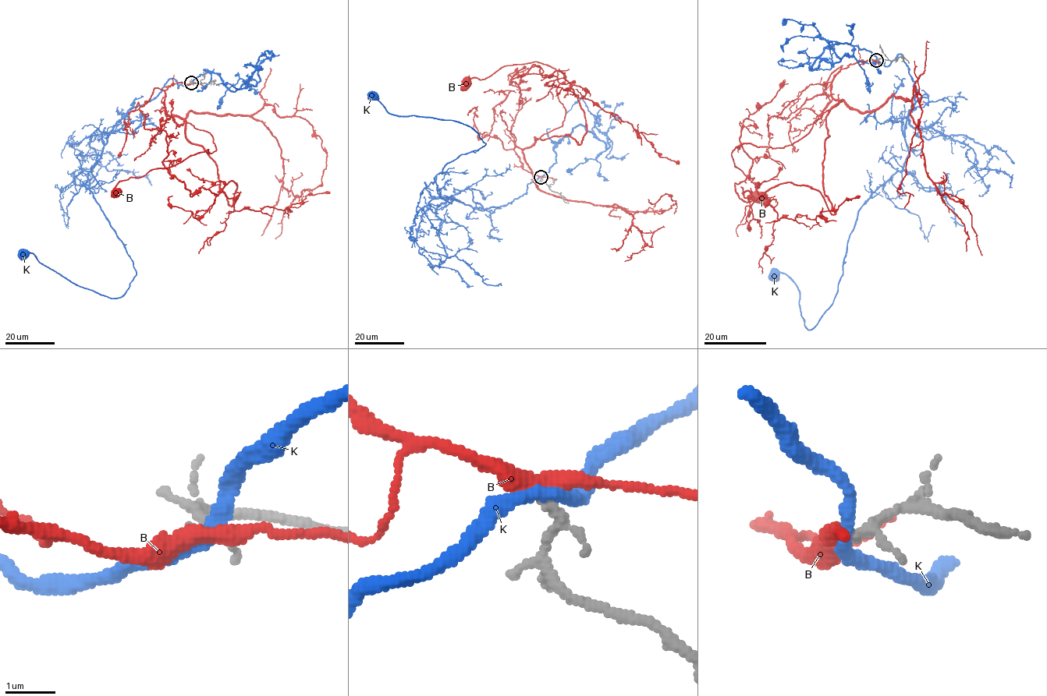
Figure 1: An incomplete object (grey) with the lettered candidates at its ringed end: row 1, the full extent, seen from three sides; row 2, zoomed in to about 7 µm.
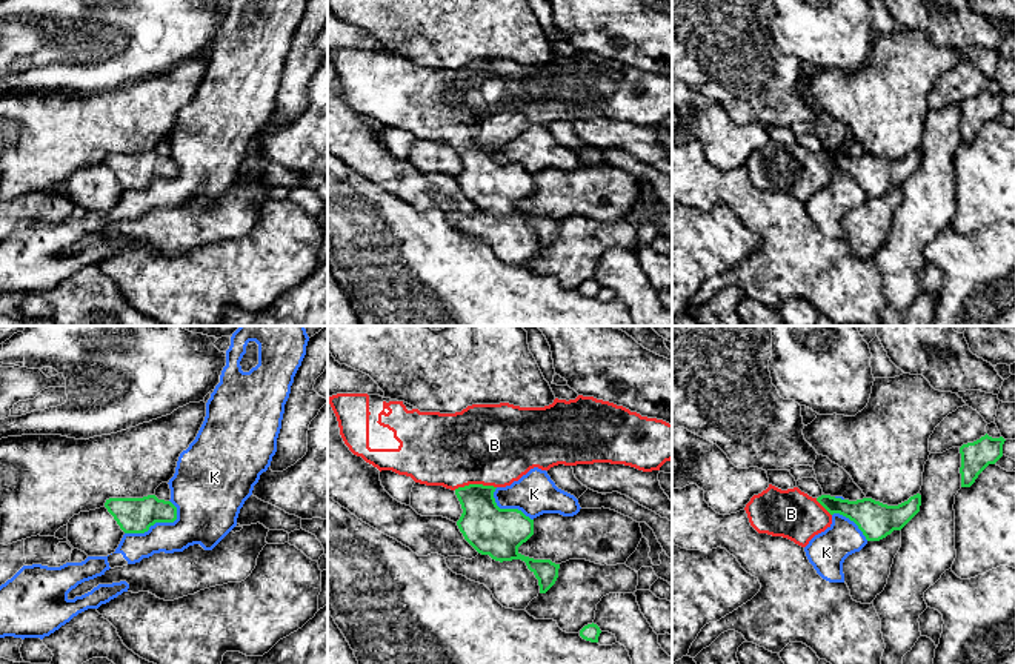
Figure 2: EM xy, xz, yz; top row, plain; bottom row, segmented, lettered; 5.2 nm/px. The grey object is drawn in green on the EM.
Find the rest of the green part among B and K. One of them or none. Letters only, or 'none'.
B

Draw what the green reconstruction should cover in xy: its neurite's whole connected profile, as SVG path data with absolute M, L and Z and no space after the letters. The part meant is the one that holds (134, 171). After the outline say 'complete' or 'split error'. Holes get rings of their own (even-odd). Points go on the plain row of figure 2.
M155 151L109 154L105 163L125 189L145 189L155 178L174 178L177 175L177 163Z; complete

